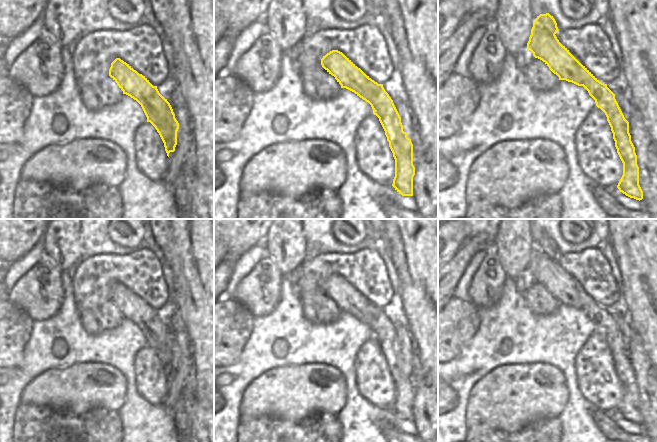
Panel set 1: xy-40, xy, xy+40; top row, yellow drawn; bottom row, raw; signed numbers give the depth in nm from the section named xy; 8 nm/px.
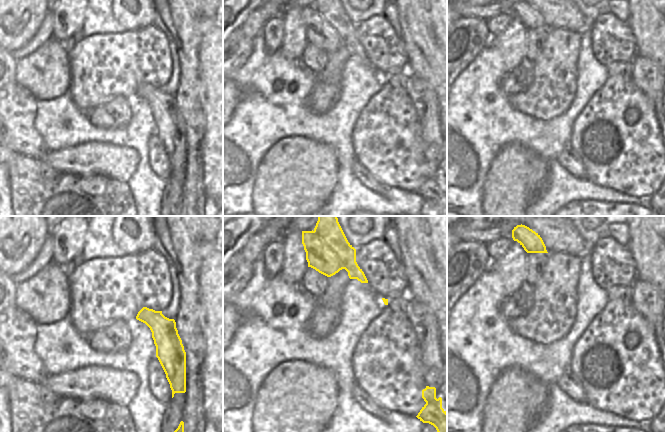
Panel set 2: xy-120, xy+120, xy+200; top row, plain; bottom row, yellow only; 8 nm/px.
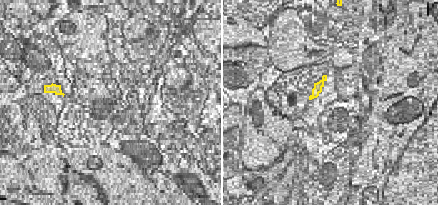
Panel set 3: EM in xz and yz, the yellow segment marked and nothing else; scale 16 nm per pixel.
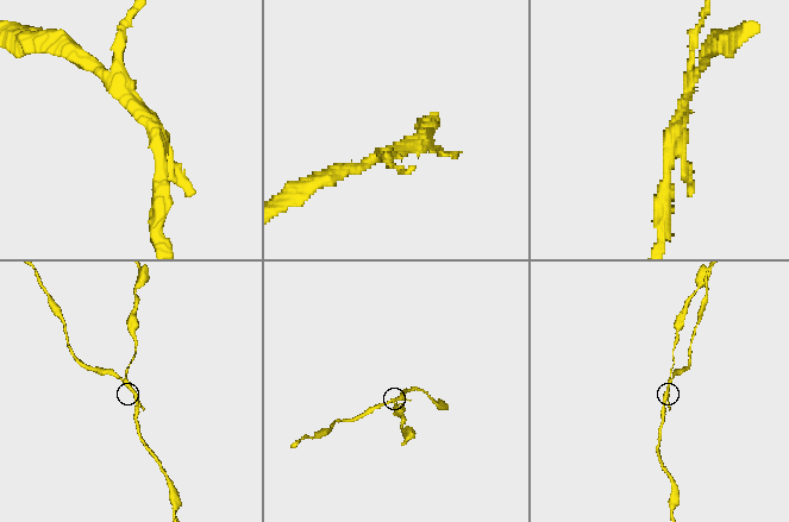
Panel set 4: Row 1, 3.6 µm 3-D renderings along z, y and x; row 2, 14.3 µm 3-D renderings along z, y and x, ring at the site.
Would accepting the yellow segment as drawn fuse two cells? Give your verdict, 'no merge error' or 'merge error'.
merge error

